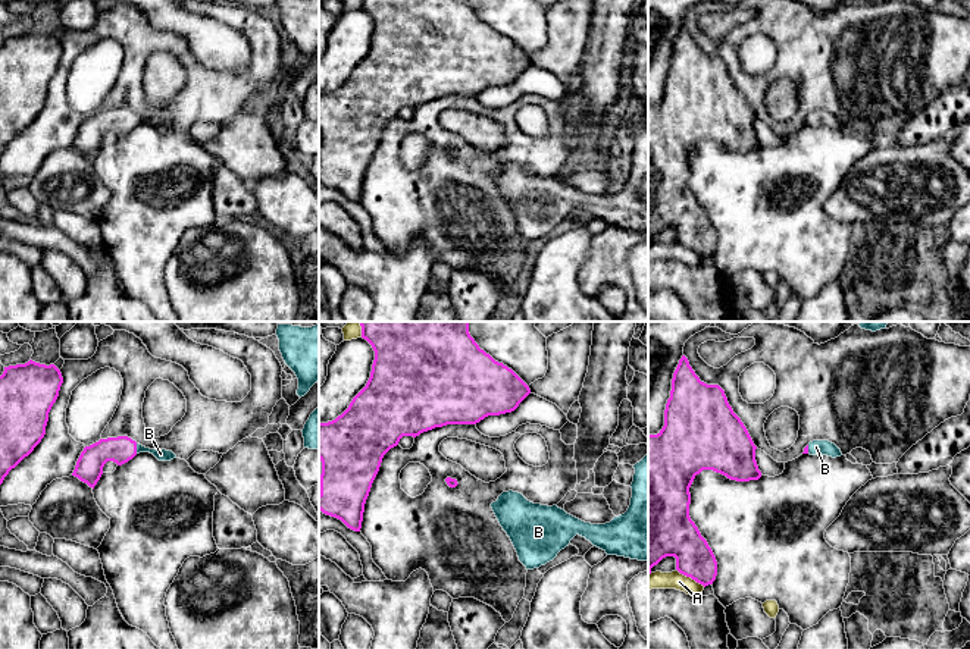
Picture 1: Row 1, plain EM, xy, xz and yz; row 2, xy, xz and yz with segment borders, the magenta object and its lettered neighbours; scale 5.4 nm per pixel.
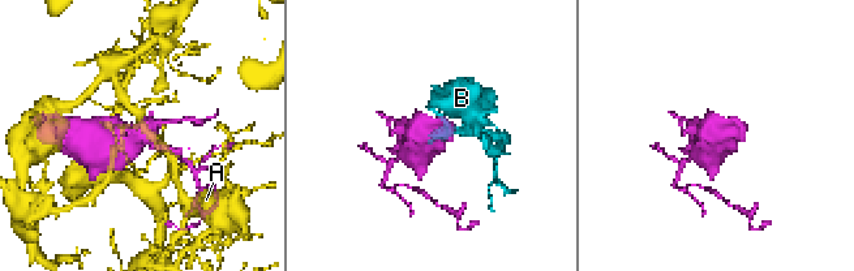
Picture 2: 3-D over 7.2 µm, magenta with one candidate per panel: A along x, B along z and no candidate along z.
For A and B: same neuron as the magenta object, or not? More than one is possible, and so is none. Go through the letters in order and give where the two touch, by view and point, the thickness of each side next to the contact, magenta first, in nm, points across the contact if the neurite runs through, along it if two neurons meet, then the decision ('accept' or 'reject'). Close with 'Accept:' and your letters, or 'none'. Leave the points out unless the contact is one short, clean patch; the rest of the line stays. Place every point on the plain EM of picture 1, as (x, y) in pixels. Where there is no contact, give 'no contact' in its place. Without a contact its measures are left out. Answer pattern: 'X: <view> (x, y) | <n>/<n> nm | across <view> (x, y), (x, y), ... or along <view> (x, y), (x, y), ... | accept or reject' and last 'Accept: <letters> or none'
A: yz (691, 248) | 240/100 nm | reject
B: xy (135, 119) | 150/60 nm | across xy (119, 121), (135, 119), (160, 125) | accept
Accept: B

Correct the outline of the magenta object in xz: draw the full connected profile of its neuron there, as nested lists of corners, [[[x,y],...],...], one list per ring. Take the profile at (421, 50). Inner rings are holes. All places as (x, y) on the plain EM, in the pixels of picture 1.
[[[362,0],[362,9],[375,22],[366,57],[341,87],[319,93],[319,181],[354,203],[362,200],[364,175],[384,126],[403,107],[511,84],[531,65],[511,40],[479,19],[469,0]]]

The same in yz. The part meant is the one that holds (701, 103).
[[[685,26],[673,44],[670,69],[664,81],[664,97],[657,106],[648,106],[648,245],[666,228],[676,229],[676,241],[703,255],[713,255],[717,247],[717,232],[689,188],[689,159],[703,141],[713,141],[736,153],[758,151],[761,142],[755,132],[755,120],[747,98],[733,84],[725,62],[719,56],[707,56],[695,46]]]

